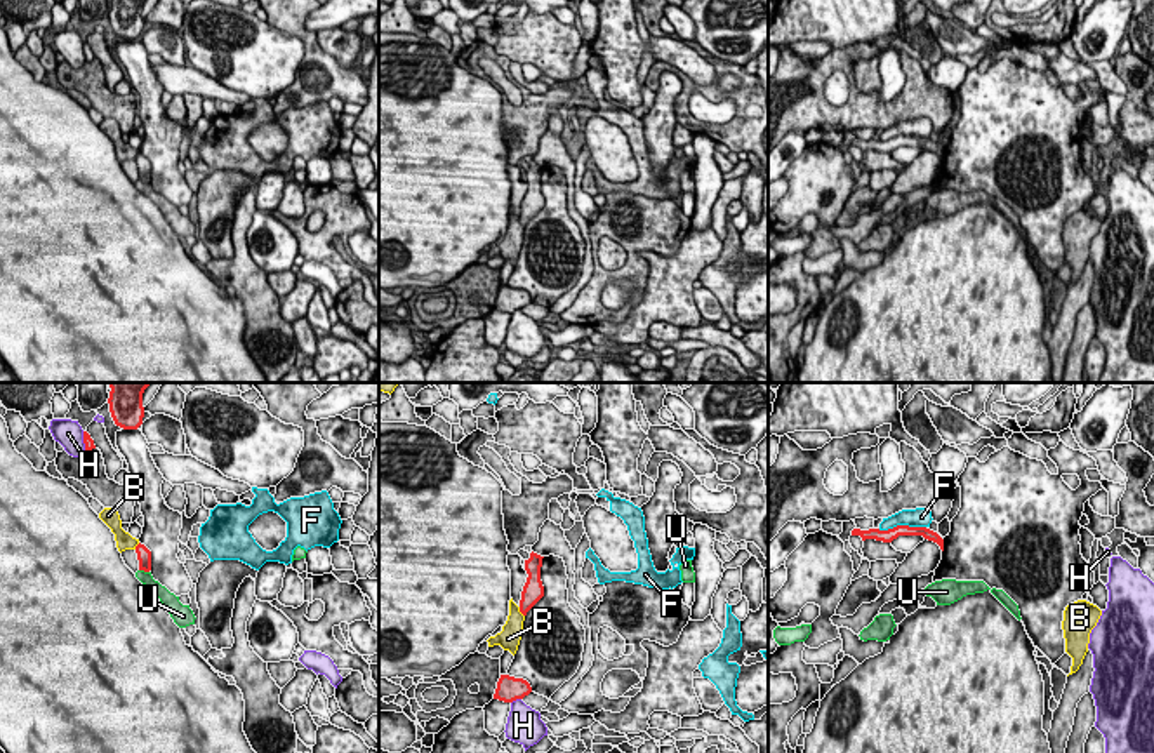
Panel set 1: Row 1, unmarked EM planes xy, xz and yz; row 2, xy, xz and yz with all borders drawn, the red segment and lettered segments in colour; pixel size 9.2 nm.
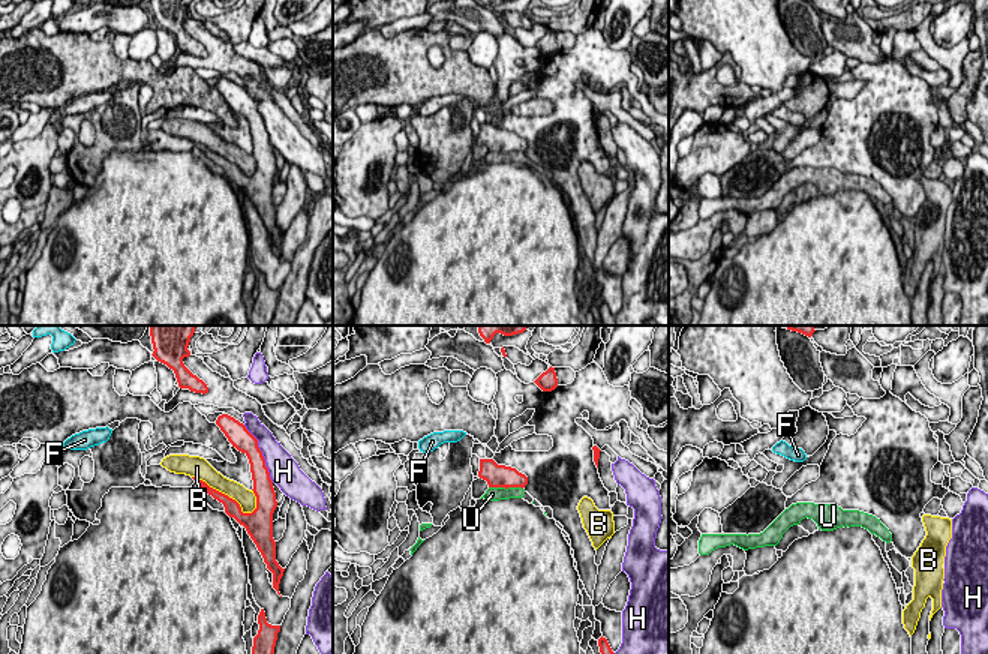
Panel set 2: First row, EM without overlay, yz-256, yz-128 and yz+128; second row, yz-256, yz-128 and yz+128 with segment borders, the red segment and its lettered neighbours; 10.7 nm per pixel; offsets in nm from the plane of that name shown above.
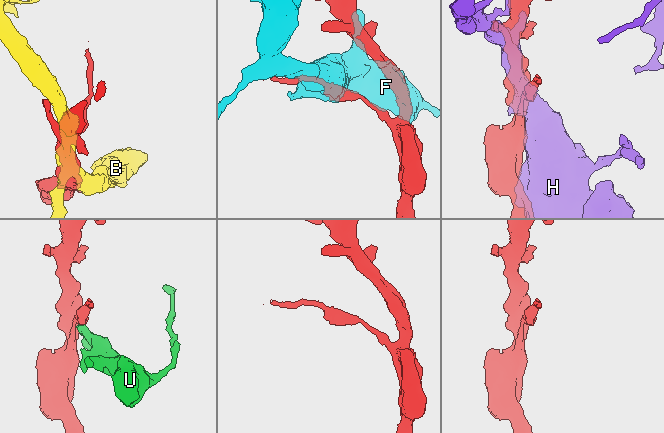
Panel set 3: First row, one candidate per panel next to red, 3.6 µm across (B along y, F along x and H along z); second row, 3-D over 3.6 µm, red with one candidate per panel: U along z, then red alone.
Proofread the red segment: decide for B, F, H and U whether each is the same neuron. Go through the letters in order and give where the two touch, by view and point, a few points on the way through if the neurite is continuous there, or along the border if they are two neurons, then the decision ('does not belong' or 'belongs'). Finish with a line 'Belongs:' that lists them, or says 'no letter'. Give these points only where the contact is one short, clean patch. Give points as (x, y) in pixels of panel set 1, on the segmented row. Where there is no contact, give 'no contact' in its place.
B: contact xz (520, 611); does not belong
F: contact yz (901, 526); does not belong
H: contact xz (515, 699); does not belong
U: contact xy (145, 571); border xy (139, 569), (148, 573); does not belong
Belongs: no letter

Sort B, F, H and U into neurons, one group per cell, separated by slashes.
B / F / H / U

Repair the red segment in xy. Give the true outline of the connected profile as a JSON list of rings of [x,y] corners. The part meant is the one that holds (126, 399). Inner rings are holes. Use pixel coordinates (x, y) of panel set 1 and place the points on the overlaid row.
[[[109,383],[109,412],[116,426],[137,430],[143,424],[143,393],[151,383]]]

